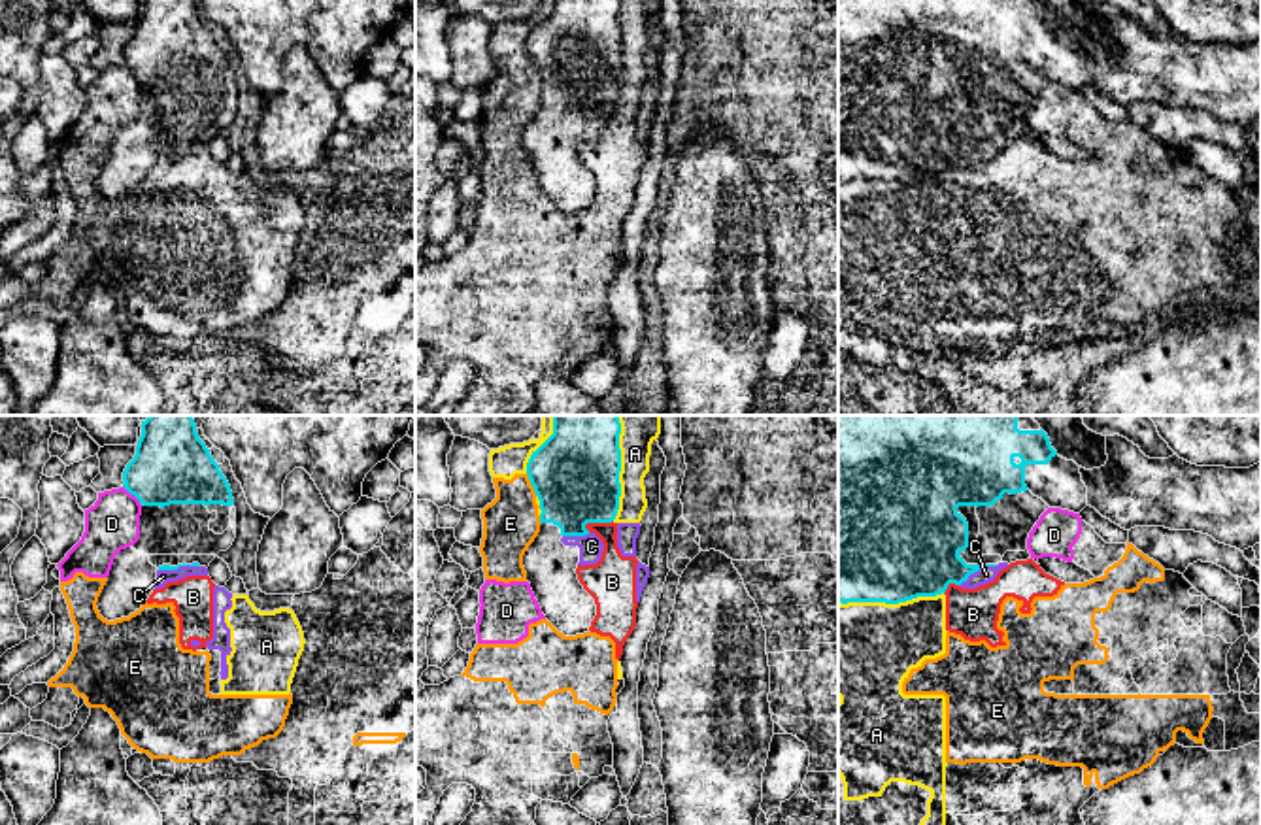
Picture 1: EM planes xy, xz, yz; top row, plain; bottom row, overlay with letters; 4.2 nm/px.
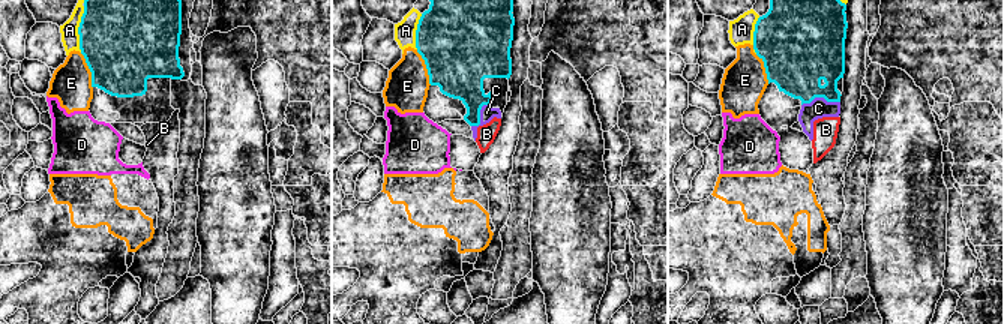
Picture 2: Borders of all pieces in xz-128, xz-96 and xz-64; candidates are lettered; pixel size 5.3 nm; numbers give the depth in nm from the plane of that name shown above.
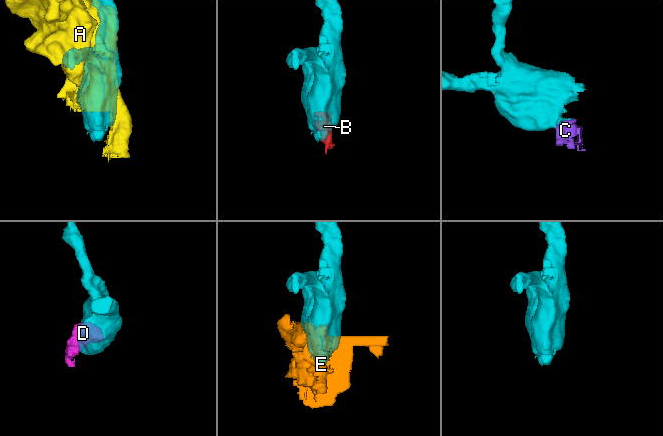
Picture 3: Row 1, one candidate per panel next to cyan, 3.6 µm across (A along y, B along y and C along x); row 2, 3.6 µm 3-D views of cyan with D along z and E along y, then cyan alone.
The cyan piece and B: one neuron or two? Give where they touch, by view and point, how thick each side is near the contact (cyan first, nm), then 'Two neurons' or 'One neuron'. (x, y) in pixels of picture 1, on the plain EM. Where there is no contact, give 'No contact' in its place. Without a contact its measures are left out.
Touches cyan at xz (597, 99). Thickness 380 nm (cyan) against 190 nm. Two neurons

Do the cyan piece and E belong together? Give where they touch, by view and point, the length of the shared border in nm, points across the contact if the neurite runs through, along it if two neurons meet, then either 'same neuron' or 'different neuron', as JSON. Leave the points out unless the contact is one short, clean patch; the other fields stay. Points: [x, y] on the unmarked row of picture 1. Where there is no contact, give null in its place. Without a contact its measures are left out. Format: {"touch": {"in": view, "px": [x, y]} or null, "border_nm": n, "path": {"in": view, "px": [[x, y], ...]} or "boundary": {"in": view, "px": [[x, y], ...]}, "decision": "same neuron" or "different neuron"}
{"touch": {"in": "xz", "px": [531, 61]}, "border_nm": 110, "boundary": {"in": "xz", "px": [[525, 51], [537, 72]]}, "decision": "different neuron"}

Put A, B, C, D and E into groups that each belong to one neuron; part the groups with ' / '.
A B C D E

